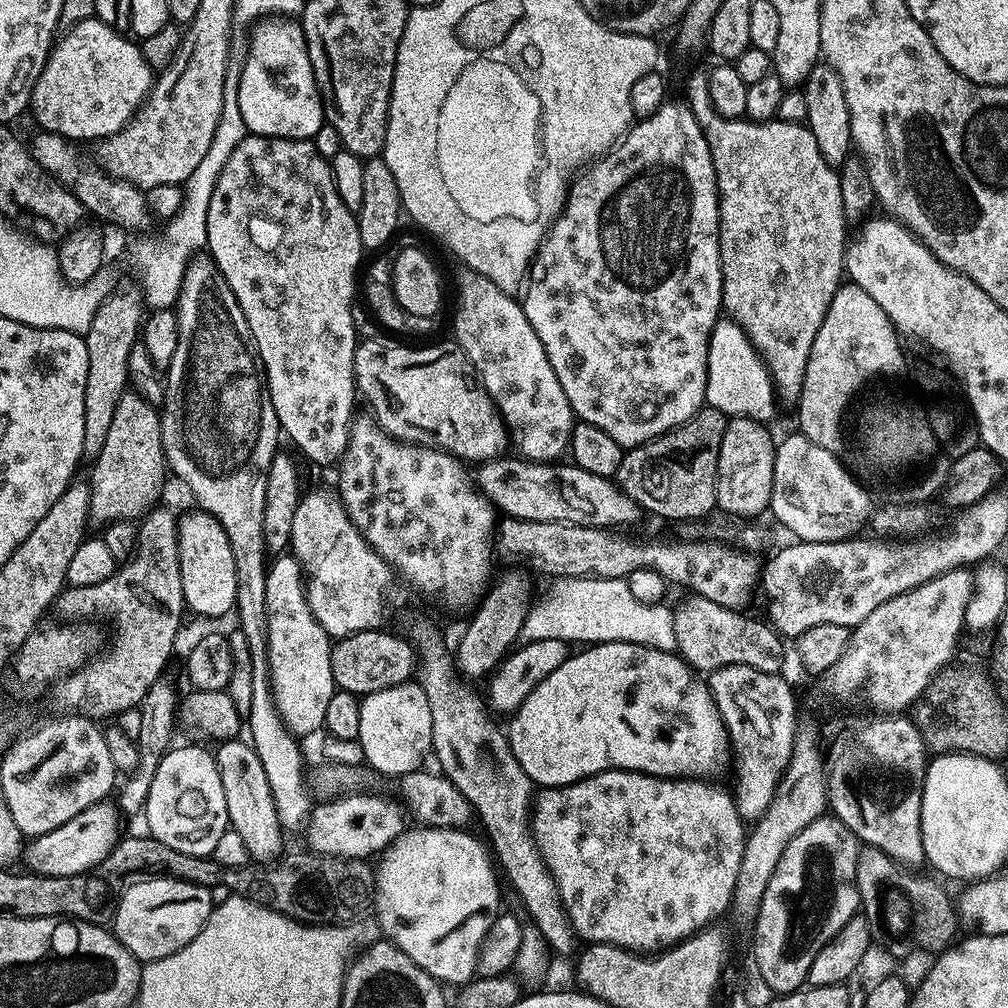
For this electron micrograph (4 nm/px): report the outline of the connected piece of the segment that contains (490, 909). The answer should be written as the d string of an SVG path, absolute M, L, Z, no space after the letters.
M415 827L401 832L379 853L376 872L374 868L376 920L384 931L381 932L383 939L406 954L406 958L415 962L422 971L430 973L445 985L463 986L473 977L474 957L488 927L498 915L496 878L484 857L483 848L470 833L464 832L466 830L459 827Z

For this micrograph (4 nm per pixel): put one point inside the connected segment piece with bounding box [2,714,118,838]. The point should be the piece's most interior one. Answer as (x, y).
(77, 772)

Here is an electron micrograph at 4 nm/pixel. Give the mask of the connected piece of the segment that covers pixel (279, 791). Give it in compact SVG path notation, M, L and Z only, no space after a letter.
M250 644L252 665L254 666L254 702L250 702L250 714L246 718L246 732L249 732L250 743L262 762L262 770L266 770L266 778L270 782L272 797L276 805L276 813L285 829L295 824L303 825L310 812L310 805L304 800L300 790L299 769L304 765L300 758L300 748L297 739L287 732L284 724L276 715L271 703L271 693L266 681L266 644Z

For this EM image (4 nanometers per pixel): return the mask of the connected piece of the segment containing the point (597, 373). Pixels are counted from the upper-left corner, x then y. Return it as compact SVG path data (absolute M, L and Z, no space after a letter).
M665 102L650 118L633 123L632 127L624 133L619 143L603 158L597 159L595 163L587 169L589 172L586 173L580 181L578 181L579 179L575 181L575 184L571 187L564 211L556 223L552 225L544 239L544 243L539 247L538 264L540 260L540 268L533 267L531 269L530 283L527 285L527 288L529 287L528 293L525 294L524 300L522 299L522 307L526 318L530 322L530 326L534 326L534 334L538 334L538 338L546 350L550 366L554 370L554 374L558 378L558 382L570 402L573 413L575 413L583 423L589 424L590 426L598 426L598 430L606 430L606 434L610 434L610 438L614 438L614 442L618 442L620 447L625 450L639 448L642 444L648 444L652 440L656 440L659 436L666 435L667 432L671 432L672 429L677 428L679 424L685 424L694 413L699 412L701 408L705 407L706 401L704 395L706 394L706 378L708 377L708 343L712 337L712 327L715 326L716 321L721 319L722 316L720 291L722 290L722 282L724 279L722 278L722 270L720 269L720 198L716 194L716 175L714 174L712 159L710 158L710 146L706 146L704 131L700 129L700 122L694 118L691 107L684 102L681 102L681 104L672 103L673 102Z

